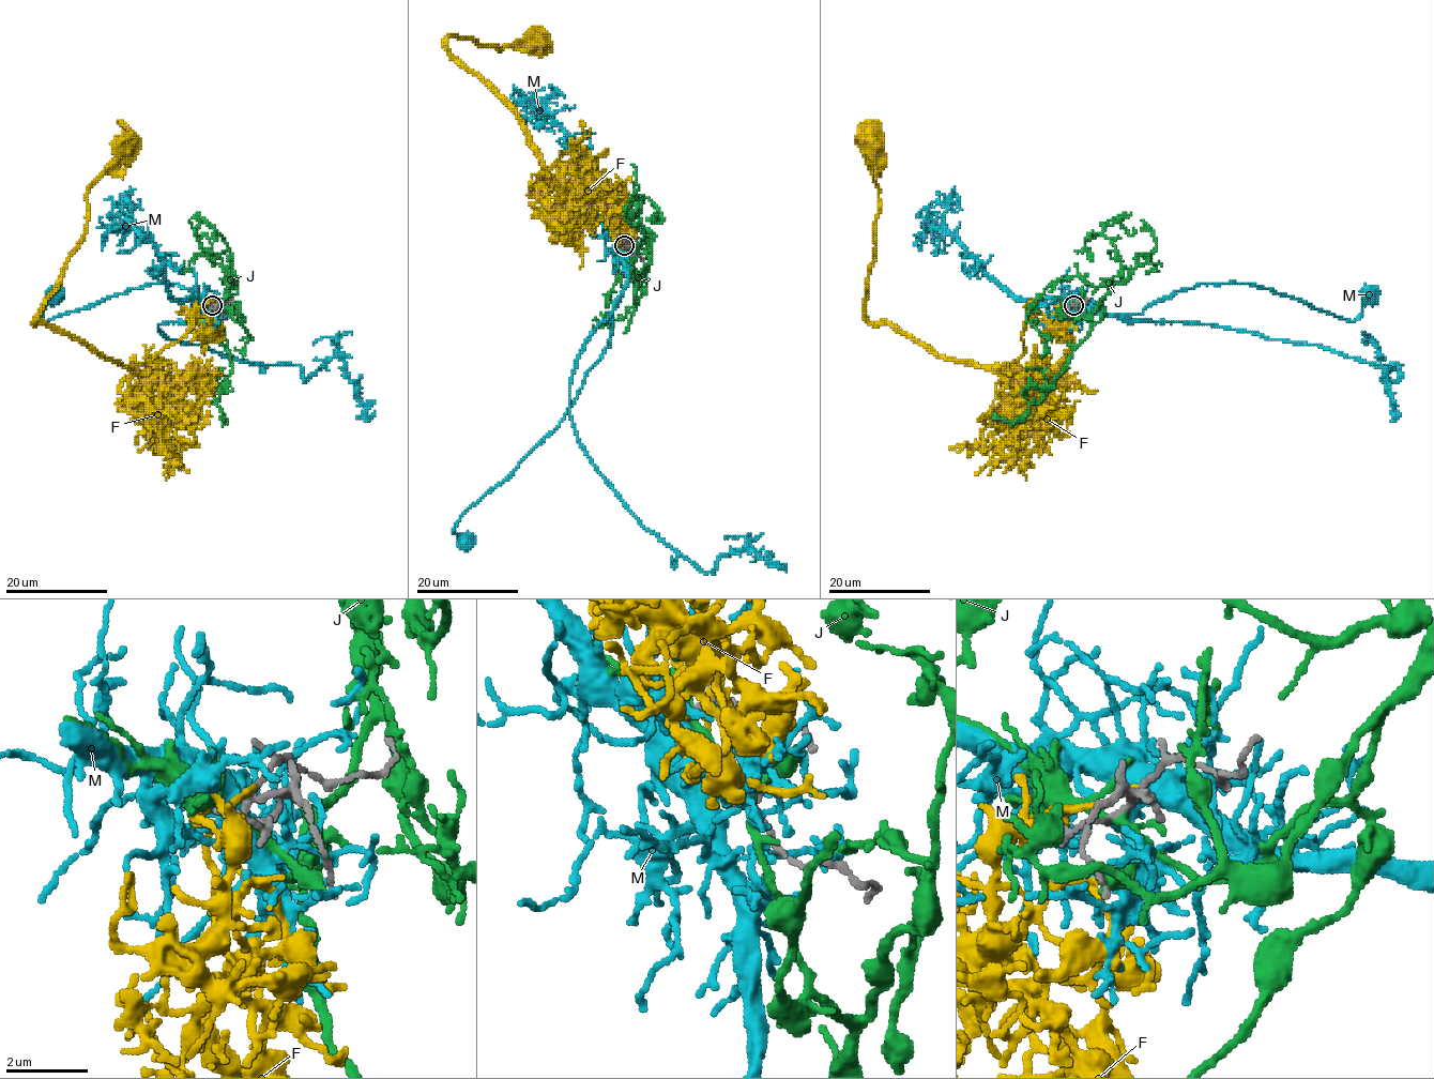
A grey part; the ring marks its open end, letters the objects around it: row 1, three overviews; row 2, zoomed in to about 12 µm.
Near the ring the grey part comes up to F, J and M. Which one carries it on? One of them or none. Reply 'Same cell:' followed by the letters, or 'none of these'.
Same cell: M

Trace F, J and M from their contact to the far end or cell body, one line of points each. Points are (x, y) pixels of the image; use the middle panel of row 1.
F: (625, 245), (618, 202), (568, 195), (519, 116), (445, 42), (535, 43)
J: (624, 243), (640, 275), (637, 301), (645, 288), (649, 260), (638, 216), (642, 196), (659, 216), (653, 213)
M: (624, 243), (626, 287), (585, 343), (570, 383), (579, 443), (638, 520), (704, 571), (742, 550), (786, 570)

